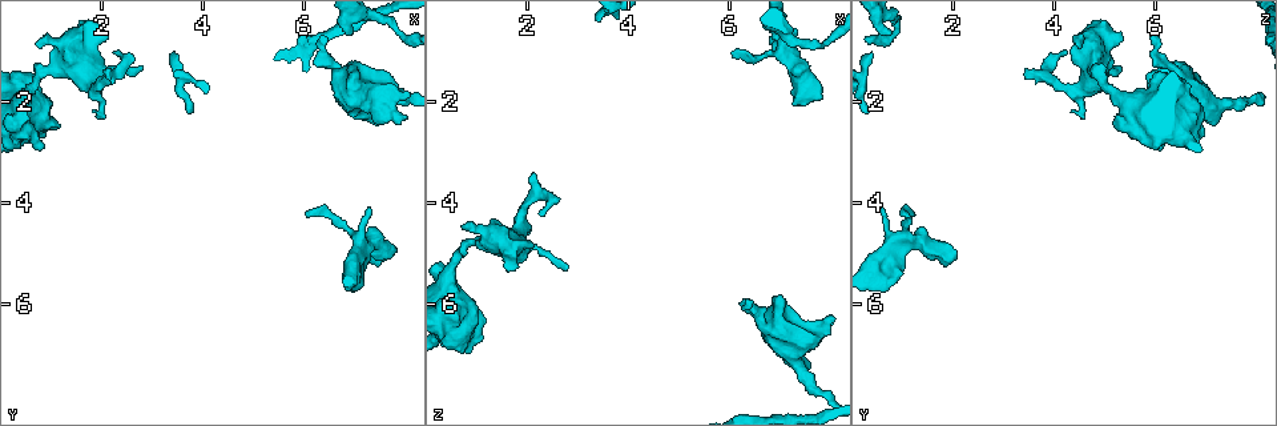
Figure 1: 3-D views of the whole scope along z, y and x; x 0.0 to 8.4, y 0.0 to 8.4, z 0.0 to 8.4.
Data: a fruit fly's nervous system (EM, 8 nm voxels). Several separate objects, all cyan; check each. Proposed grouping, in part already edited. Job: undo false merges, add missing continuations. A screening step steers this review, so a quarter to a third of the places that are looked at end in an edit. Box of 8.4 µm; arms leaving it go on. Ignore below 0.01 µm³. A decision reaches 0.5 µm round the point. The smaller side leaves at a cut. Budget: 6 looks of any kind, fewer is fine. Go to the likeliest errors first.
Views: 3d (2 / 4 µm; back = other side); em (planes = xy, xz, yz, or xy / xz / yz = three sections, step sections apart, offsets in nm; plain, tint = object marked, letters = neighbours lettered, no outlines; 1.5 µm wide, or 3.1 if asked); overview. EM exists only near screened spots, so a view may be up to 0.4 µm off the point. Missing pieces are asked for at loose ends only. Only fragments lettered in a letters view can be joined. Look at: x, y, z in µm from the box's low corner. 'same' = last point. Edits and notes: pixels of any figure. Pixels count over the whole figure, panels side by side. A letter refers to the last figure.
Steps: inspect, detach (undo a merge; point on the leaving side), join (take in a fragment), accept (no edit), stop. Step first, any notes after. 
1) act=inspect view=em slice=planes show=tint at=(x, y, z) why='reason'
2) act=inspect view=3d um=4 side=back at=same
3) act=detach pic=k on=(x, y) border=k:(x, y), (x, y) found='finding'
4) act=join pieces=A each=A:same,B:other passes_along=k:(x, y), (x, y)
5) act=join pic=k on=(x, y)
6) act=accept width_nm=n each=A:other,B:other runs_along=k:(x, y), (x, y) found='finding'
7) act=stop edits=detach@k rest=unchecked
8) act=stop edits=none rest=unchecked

act=inspect view=em slice=xz step=8 show=tint at=(6.95, 0.65, 0.80) why='free end'

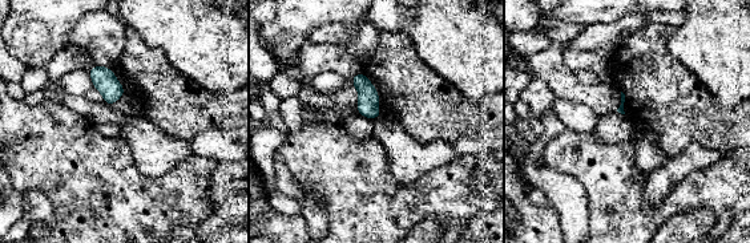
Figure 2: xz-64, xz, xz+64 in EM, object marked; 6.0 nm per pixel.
act=inspect view=em slice=planes show=letters at=same

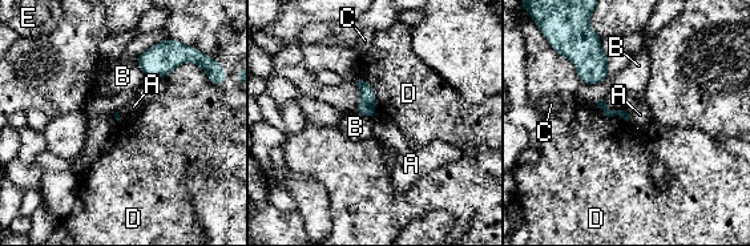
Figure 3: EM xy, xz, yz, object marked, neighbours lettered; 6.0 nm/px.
act=accept each=A:other,B:other,C:other,D:other,E:other border=3:(625, 111), (629, 120) found='no lettered fragment goes on from it'

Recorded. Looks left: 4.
act=inspect view=em slice=planes show=letters at=(6.45, 0.75, 6.05) why='free end'

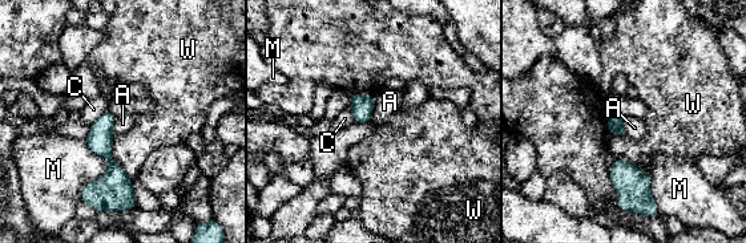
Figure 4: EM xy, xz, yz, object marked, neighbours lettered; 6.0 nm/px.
act=accept longest_contact=M:360nm each=A:other,C:other,M:other,W:other found='none of them fits'

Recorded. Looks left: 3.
act=inspect view=em slice=yz step=4 show=tint at=(6.00, 4.25, 1.05) why='an open end'

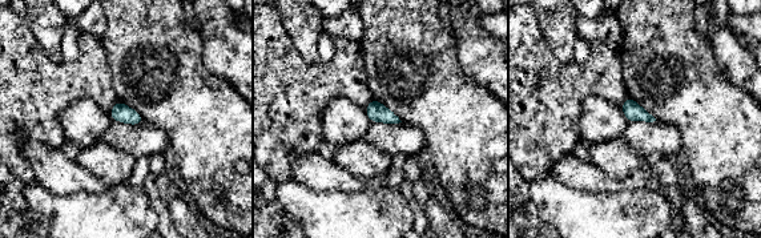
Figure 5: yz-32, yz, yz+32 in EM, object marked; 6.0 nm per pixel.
act=inspect view=em slice=planes show=letters at=same why='another direction'

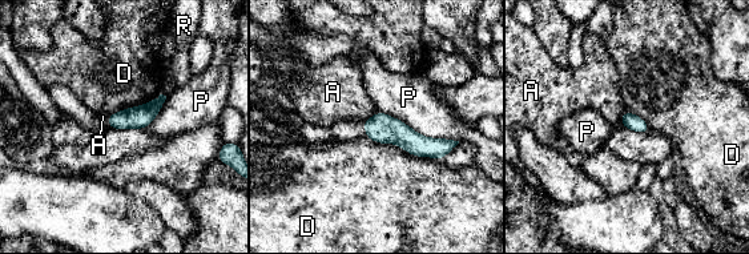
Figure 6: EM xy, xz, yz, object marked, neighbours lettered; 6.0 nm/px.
act=accept each=A:other,D:other,P:other,R:other found='none of them fits'

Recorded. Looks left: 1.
act=stop edits=none rest=unchecked

